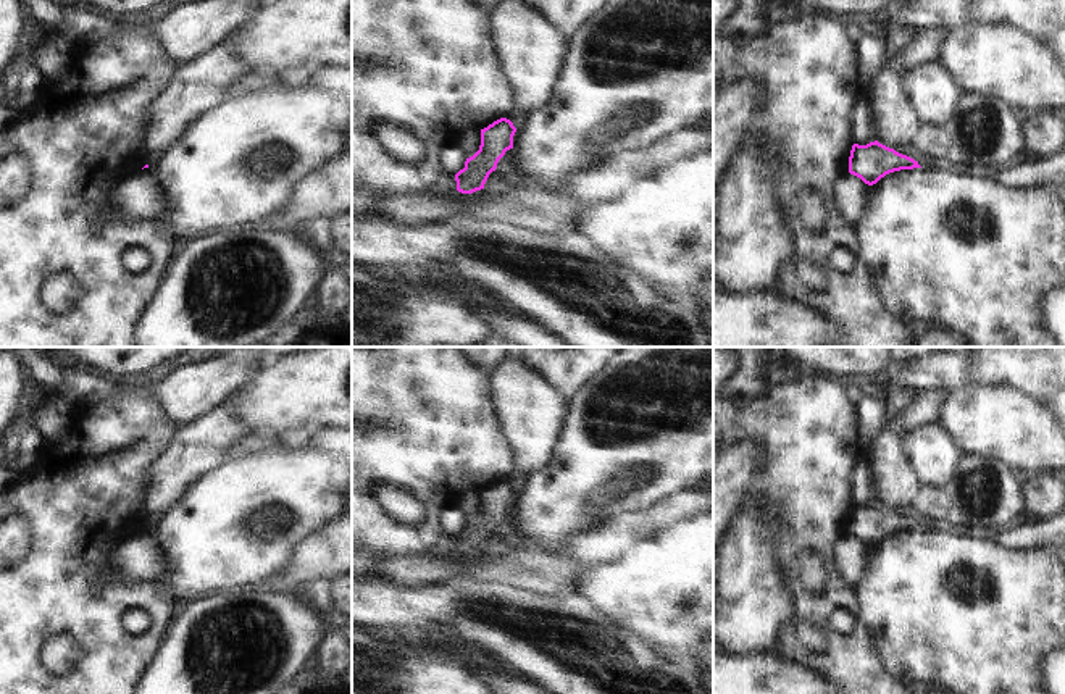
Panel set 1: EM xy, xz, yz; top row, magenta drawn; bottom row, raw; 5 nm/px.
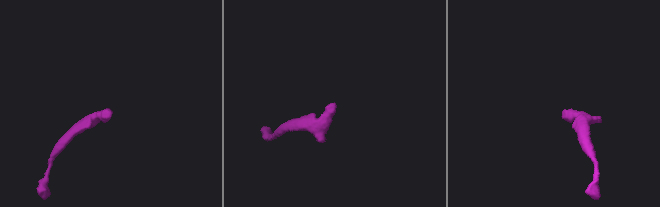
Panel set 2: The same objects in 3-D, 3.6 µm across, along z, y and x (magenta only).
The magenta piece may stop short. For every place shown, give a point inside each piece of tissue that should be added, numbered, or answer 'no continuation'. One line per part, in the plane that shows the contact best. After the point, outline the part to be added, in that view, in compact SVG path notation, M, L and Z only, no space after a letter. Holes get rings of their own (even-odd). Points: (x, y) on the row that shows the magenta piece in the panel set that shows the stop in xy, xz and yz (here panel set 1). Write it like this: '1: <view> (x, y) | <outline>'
no continuation

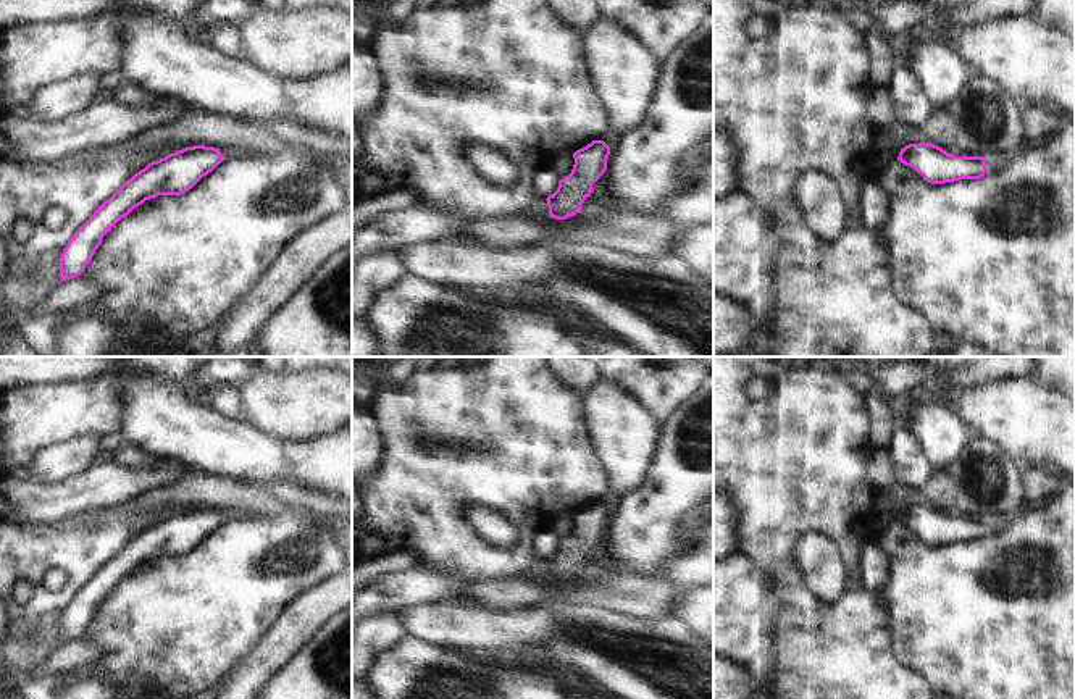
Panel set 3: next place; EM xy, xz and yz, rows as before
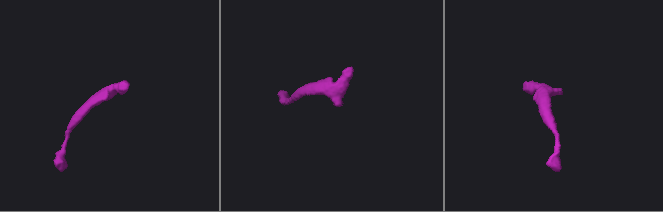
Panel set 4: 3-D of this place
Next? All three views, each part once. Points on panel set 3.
1: yz (993, 167) | M985 158L985 165L986 165L985 176L993 176L993 174L998 174L1004 170L1006 160Z

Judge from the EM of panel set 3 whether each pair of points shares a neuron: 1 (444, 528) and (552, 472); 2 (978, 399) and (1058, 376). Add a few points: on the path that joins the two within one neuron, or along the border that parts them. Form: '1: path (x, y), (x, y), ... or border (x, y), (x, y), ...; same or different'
1: path (462, 498), (488, 472), (522, 472); same
2: border (1032, 375), (1058, 393); different

